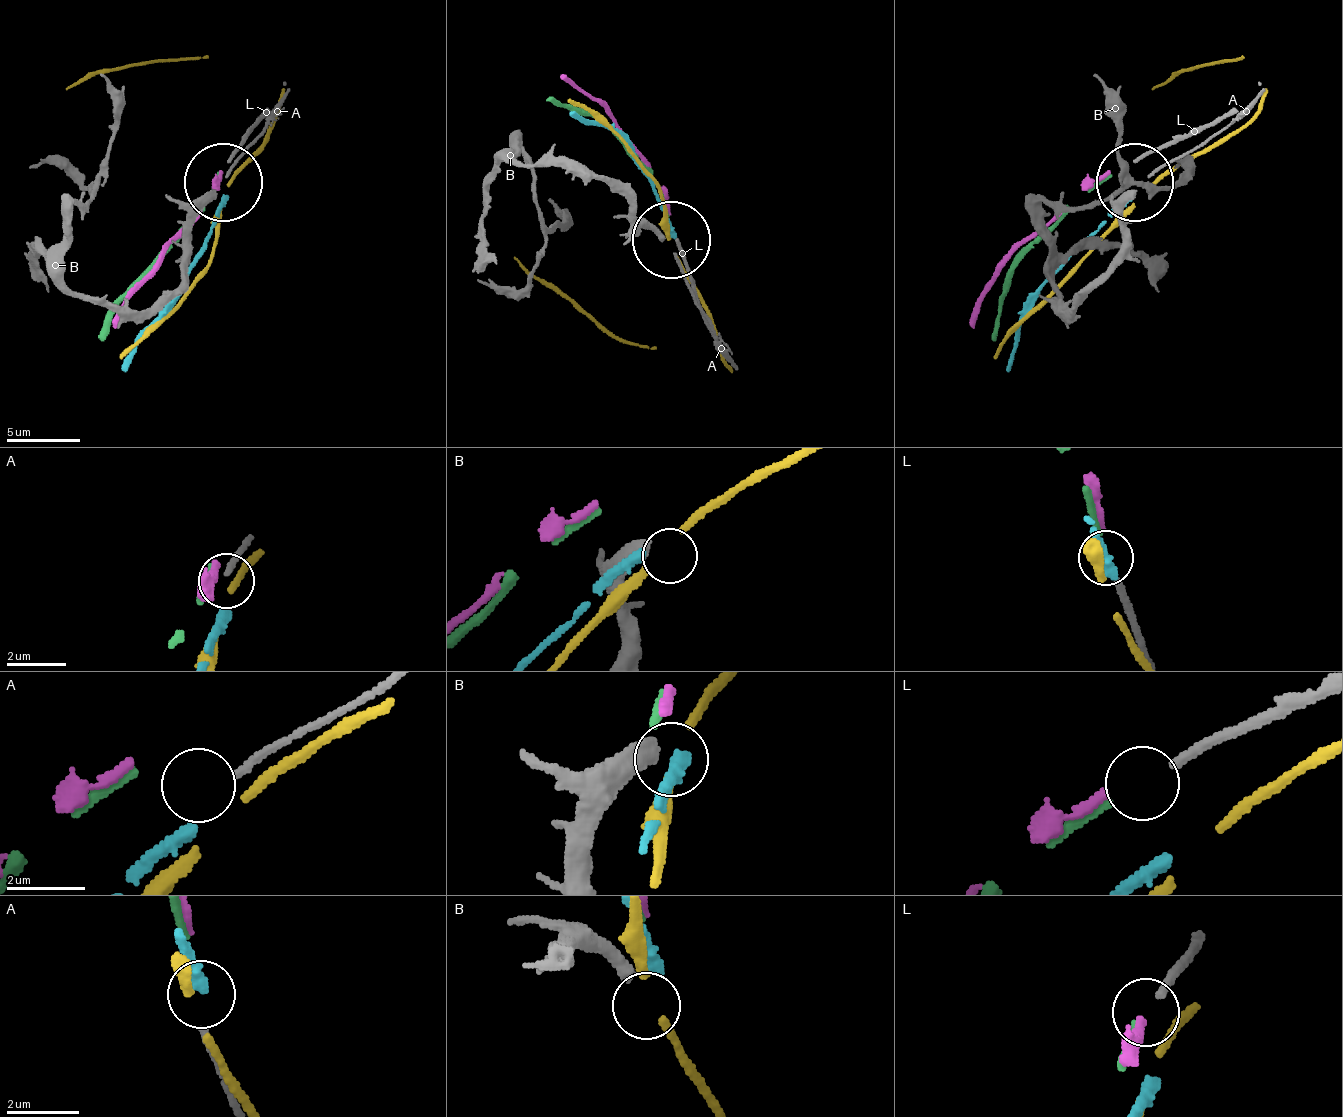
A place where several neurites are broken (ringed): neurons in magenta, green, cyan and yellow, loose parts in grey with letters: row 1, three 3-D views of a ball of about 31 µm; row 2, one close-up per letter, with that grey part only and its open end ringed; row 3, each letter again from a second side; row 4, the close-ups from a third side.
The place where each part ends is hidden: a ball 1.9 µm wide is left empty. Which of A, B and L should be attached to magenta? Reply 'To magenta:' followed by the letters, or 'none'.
To magenta: none

